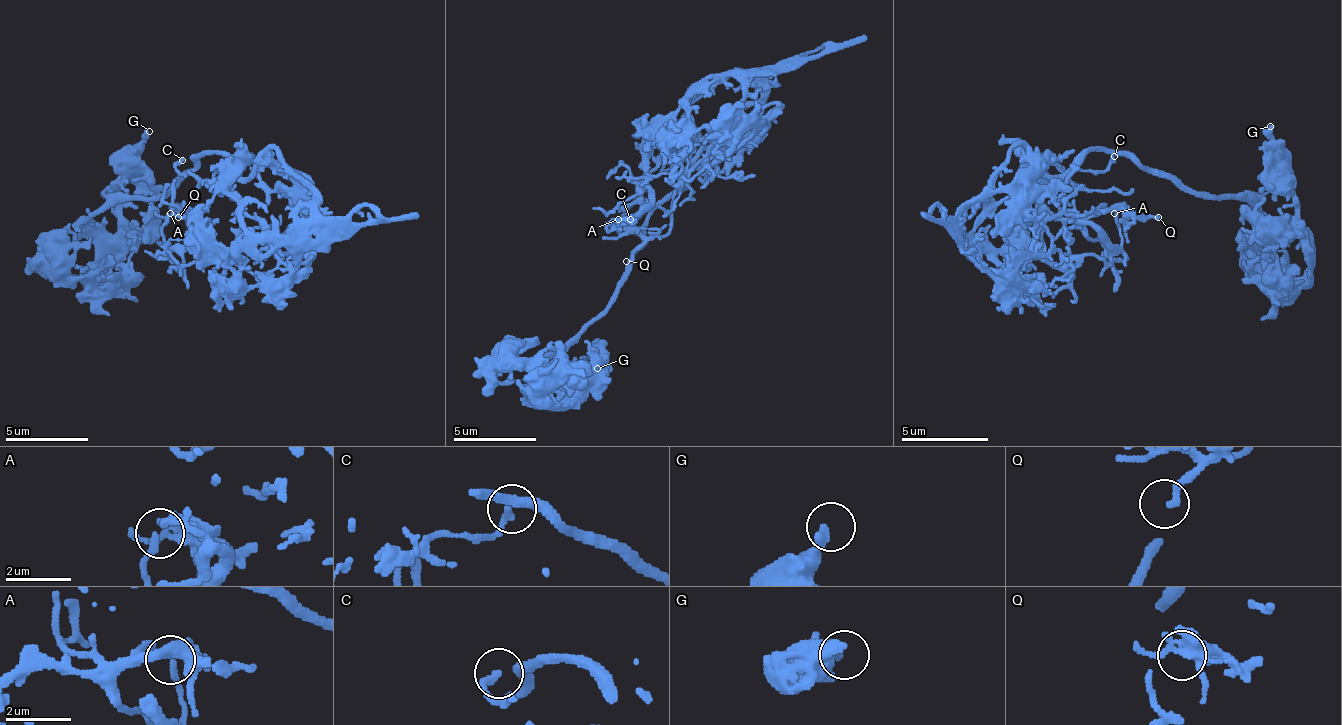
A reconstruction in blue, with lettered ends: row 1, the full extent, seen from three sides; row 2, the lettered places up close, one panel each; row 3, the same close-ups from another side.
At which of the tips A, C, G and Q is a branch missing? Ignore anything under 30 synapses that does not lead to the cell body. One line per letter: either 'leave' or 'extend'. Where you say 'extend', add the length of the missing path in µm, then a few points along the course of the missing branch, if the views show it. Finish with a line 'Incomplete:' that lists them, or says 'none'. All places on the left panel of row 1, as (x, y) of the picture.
A: leave
C: leave
G: leave
Q: leave
Incomplete: none

